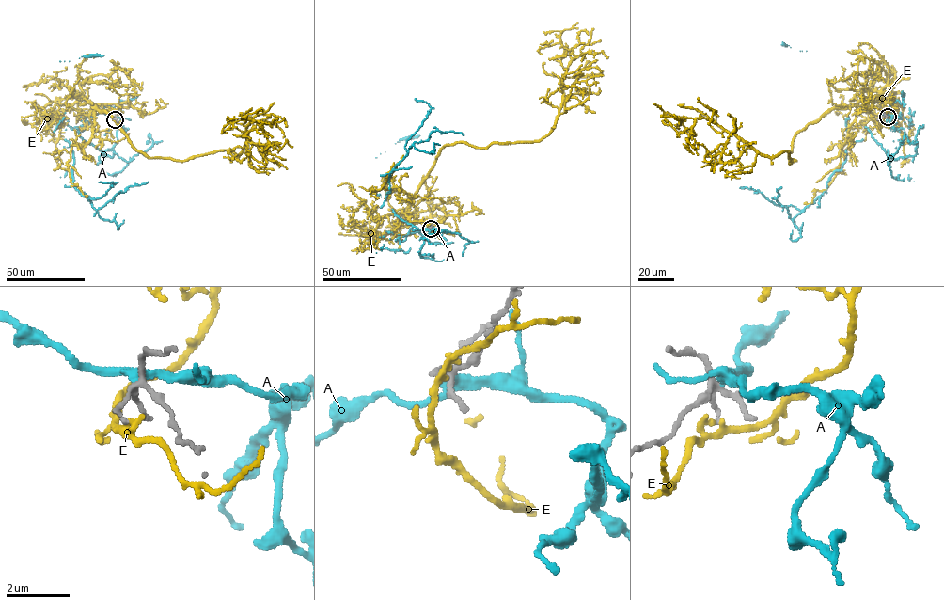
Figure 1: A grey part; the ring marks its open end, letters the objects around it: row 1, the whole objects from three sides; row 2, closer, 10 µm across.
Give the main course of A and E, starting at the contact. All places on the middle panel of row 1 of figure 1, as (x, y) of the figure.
A: (430, 228), (437, 229), (432, 254), (420, 255), (430, 230), (382, 207), (388, 177), (432, 131), (464, 135)
E: (430, 228), (407, 206), (445, 145), (540, 140), (558, 115), (569, 62), (589, 52), (606, 58)

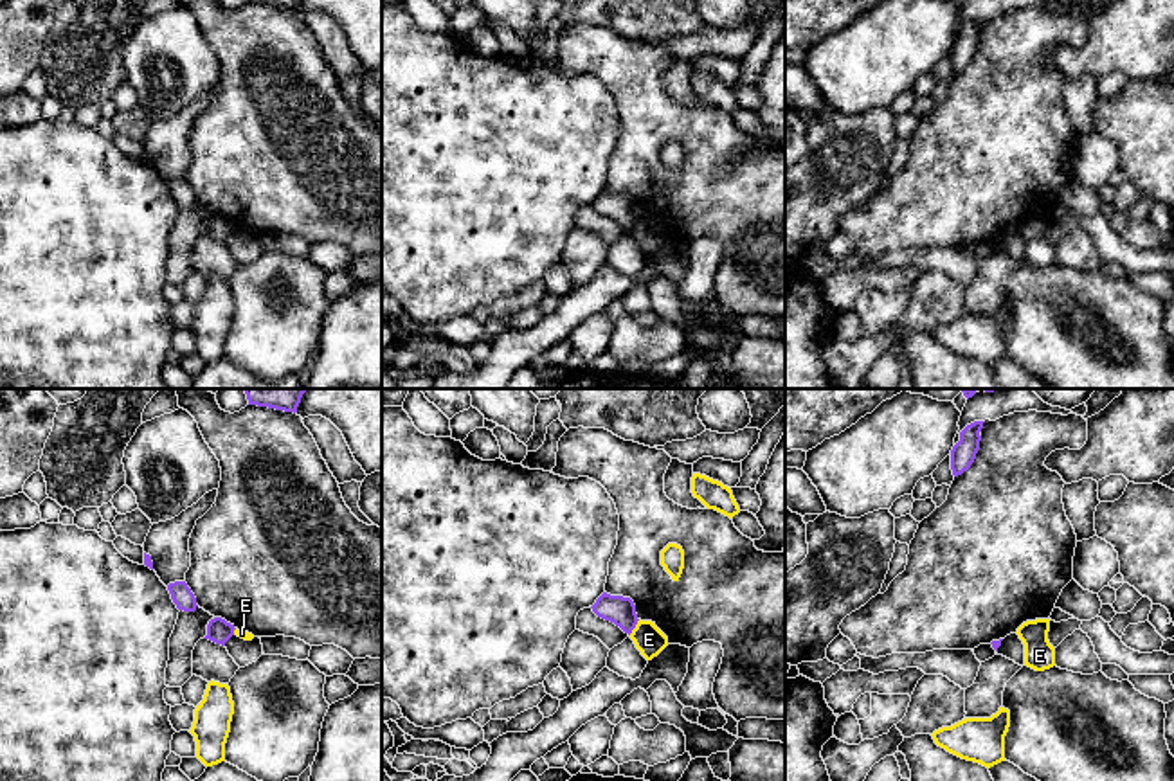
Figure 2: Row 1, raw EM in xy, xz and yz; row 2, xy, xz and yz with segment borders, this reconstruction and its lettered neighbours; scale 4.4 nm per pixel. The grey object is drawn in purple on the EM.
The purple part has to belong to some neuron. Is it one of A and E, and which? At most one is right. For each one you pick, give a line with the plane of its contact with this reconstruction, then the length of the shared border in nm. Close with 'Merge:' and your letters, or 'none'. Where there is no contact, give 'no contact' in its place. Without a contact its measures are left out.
Merge: none

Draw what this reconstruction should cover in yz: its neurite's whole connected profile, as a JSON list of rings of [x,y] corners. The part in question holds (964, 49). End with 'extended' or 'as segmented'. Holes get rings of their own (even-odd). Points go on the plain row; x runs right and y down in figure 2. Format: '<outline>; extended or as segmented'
[[[974,18],[960,29],[960,38],[951,47],[951,67],[958,74],[971,65],[980,47],[981,25],[985,18]]]; as segmented

